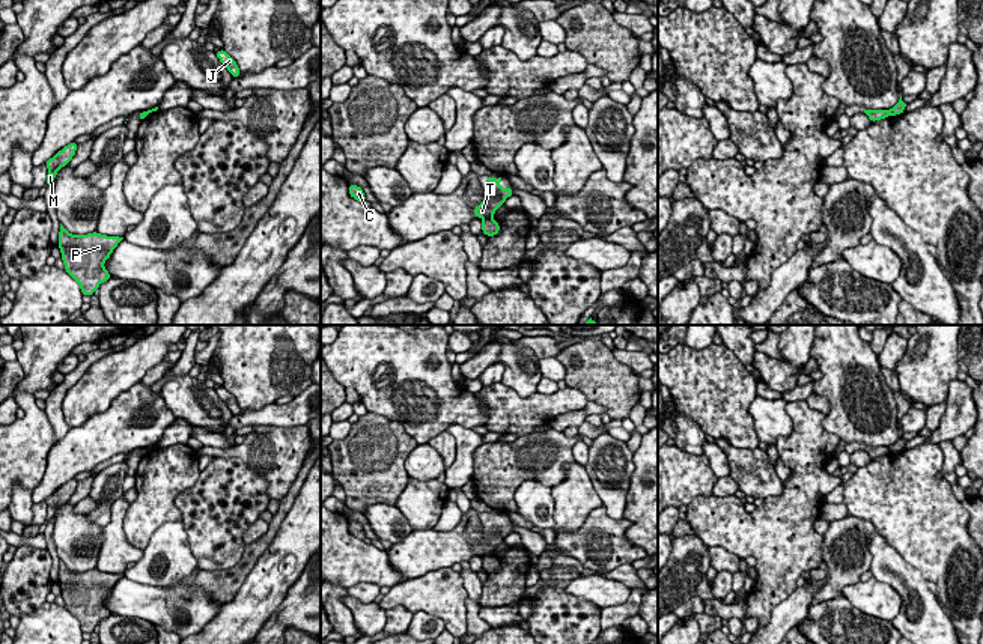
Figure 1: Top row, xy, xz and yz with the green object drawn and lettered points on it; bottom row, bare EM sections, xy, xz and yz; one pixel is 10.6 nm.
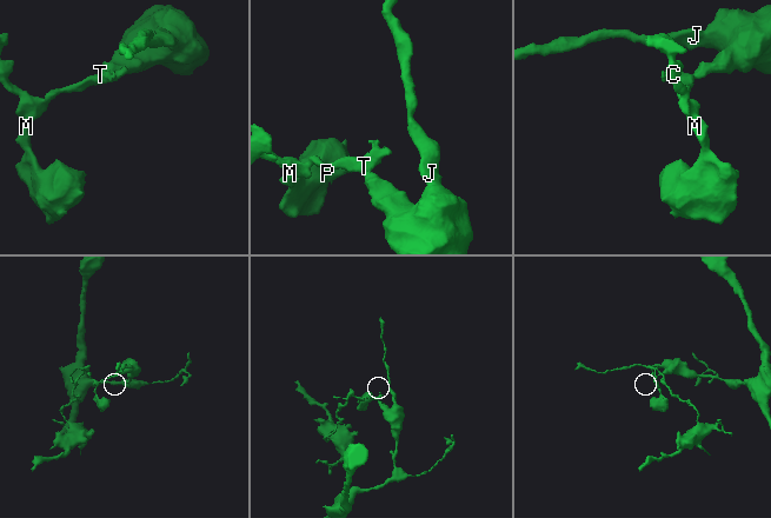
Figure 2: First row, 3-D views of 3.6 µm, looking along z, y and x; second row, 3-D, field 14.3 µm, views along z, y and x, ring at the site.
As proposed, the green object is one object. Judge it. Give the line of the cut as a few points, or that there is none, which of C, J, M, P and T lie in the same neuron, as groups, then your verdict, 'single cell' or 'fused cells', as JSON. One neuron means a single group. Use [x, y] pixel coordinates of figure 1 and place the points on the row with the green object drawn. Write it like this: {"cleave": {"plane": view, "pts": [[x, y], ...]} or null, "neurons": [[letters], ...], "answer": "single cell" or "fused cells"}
{"cleave": {"plane": "xz", "pts": [[485, 217], [489, 218]]}, "neurons": [["C", "M", "P", "T"], ["J"]], "answer": "fused cells"}

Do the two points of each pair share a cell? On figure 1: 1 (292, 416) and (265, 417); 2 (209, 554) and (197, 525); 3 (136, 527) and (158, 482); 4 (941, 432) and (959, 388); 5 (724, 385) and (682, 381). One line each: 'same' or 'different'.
1: same
2: same
3: same
4: same
5: same

